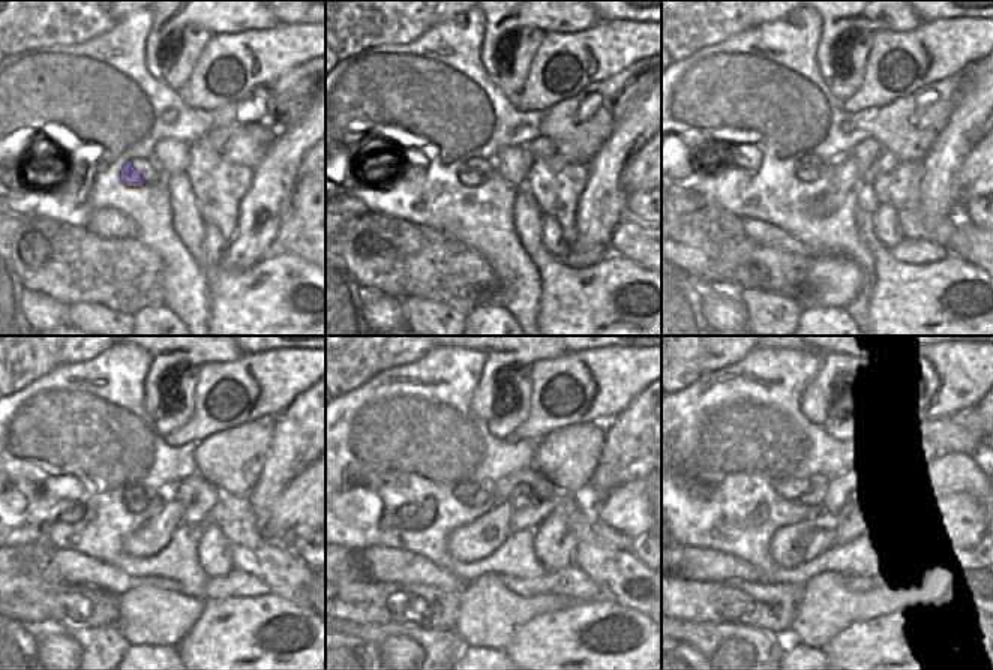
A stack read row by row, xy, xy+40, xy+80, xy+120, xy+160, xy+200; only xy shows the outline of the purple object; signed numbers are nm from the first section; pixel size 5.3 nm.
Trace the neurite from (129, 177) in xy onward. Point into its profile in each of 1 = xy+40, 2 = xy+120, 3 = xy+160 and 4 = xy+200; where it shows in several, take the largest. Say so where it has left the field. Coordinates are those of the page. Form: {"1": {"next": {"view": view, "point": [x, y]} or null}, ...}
{"1": {"next": {"view": "xy+40", "point": [470, 177]}}, "2": {"next": {"view": "xy+120", "point": [138, 498]}}, "3": {"next": {"view": "xy+160", "point": [488, 489]}}, "4": {"next": {"view": "xy+200", "point": [822, 484]}}}

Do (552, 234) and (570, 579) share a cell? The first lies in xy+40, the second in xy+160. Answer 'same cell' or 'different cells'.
different cells

